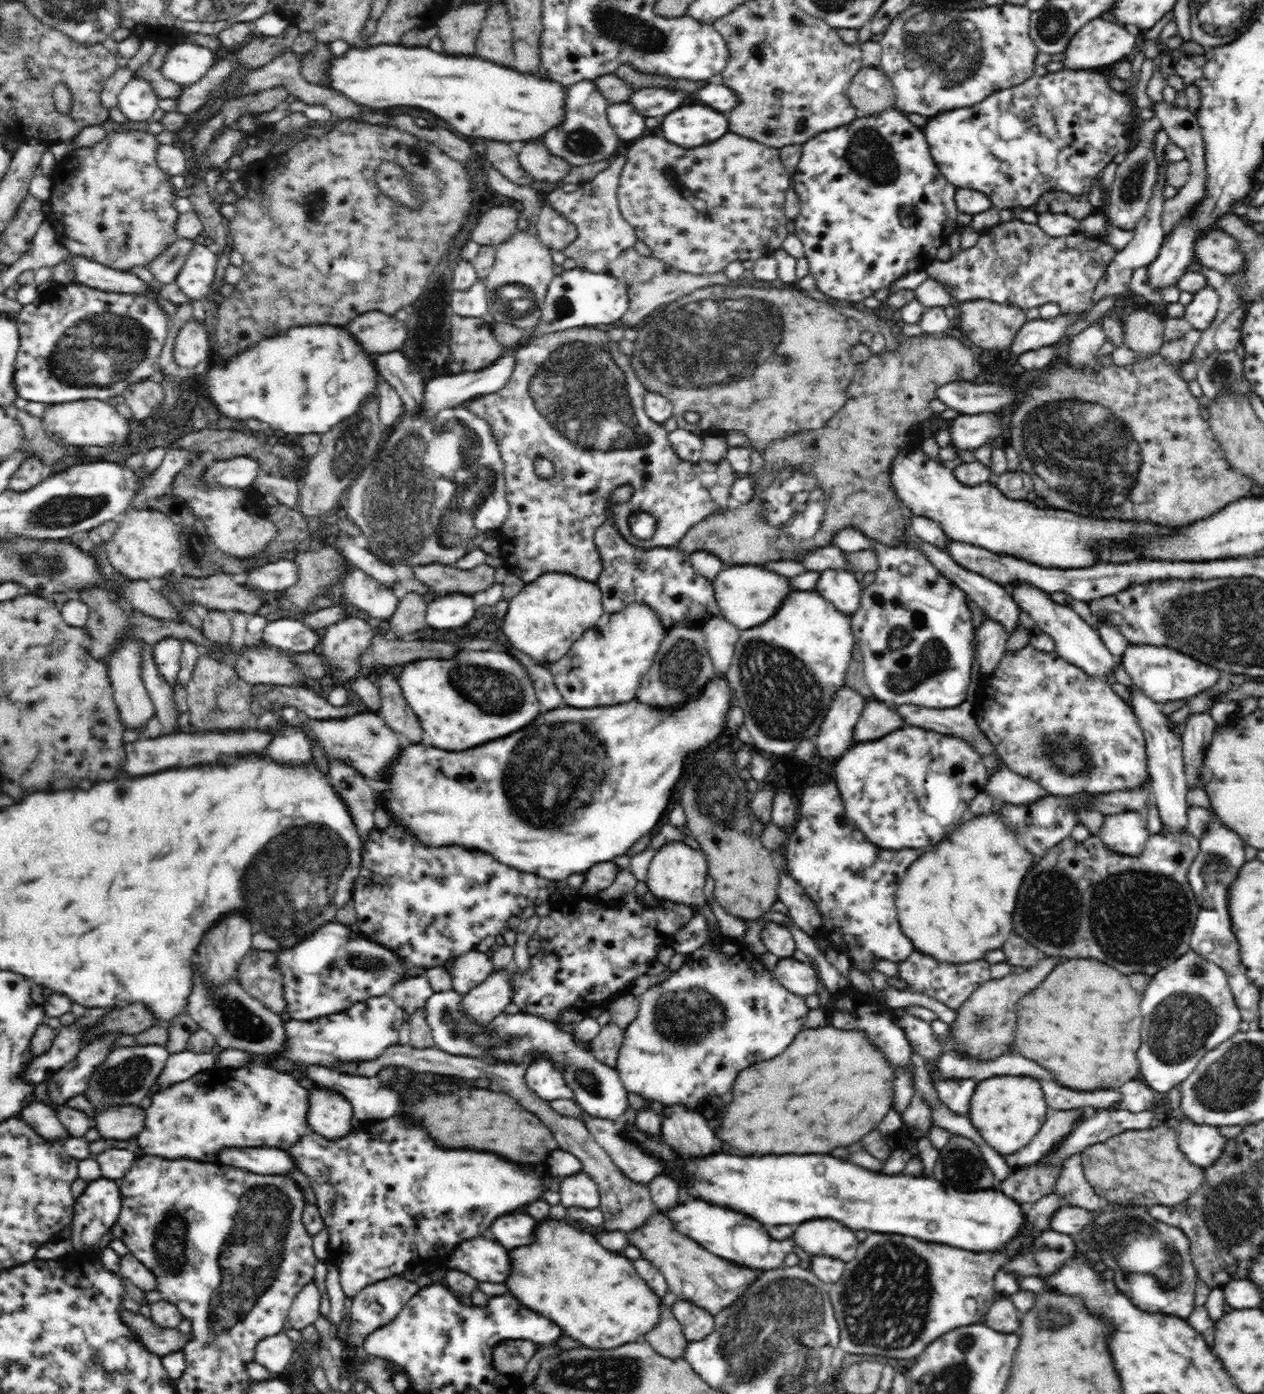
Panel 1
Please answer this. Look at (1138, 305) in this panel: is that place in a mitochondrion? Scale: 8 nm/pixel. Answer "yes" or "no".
no

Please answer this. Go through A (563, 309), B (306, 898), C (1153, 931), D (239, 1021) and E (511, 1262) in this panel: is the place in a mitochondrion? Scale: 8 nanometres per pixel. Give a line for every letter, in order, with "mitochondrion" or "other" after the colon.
A: other
B: mitochondrion
C: mitochondrion
D: mitochondrion
E: other

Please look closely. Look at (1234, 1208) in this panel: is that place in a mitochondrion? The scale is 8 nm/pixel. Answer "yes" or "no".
yes

